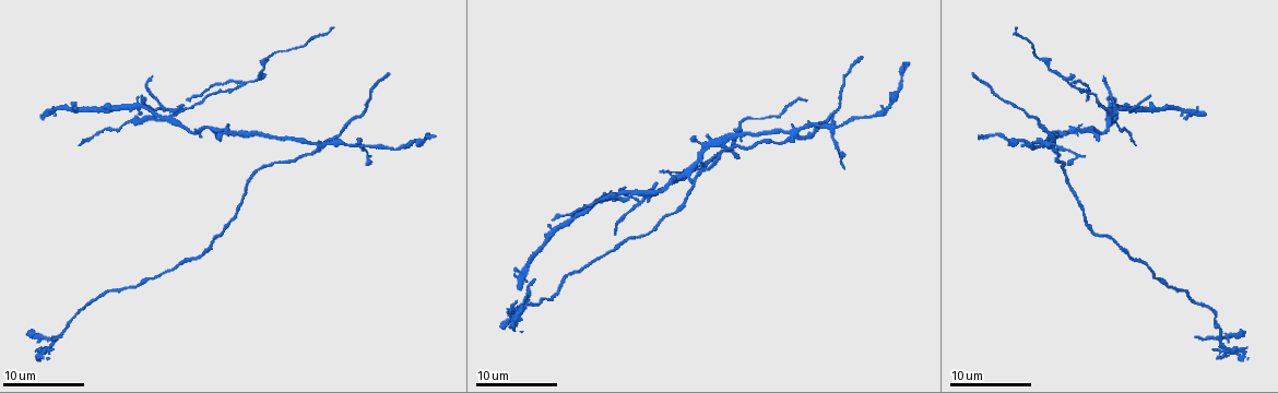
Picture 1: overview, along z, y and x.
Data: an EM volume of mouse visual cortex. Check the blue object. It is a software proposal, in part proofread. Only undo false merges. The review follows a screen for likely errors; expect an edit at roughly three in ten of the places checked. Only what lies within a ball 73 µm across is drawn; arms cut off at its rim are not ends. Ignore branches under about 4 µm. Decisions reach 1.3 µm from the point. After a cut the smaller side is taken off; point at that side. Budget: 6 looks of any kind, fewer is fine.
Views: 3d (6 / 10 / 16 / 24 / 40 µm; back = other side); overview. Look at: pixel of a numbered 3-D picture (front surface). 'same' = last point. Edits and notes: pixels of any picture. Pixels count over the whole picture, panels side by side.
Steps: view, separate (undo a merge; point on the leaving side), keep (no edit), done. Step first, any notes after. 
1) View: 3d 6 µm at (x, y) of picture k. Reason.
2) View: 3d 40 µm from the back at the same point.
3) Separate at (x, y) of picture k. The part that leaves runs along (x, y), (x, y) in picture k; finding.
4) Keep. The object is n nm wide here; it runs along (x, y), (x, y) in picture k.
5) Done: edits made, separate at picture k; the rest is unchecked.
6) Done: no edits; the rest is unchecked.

View: 3d 10 µm at (168, 116) of picture 1. Four or more arms meet.

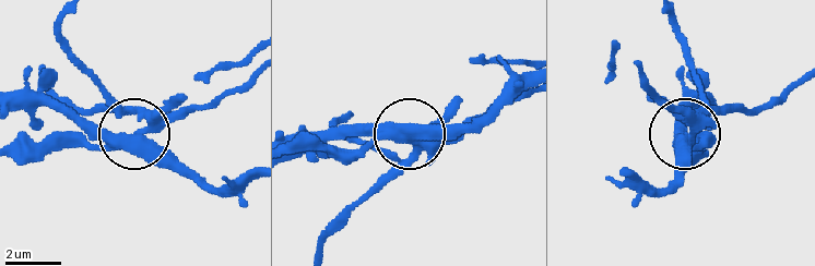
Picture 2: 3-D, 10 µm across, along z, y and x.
Separate at (141, 107) of picture 2. The part that leaves runs along (125, 141), (249, 85) in picture 2; a second neuron is stuck on.

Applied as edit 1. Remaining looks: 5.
View: overview.

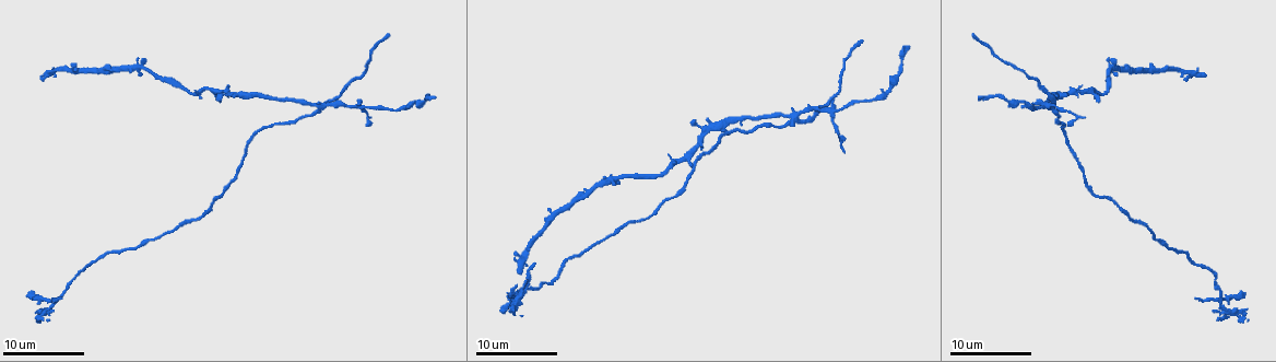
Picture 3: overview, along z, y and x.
View: 3d 10 µm at (834, 116) of picture 3. Four-way junction.

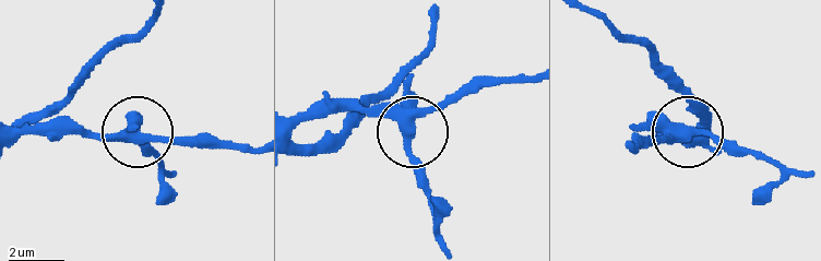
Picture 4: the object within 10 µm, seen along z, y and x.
Separate at (135, 127) of picture 4. The object is 430 nm wide here; a second neuron is stuck on.

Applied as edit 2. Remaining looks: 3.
View: 3d 10 µm at (793, 115) of picture 3.

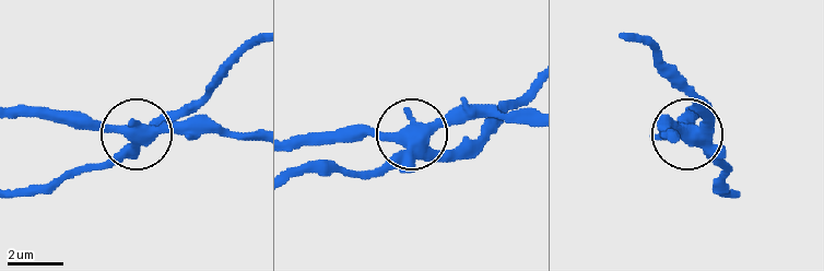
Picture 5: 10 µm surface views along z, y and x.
Separate at (174, 115) of picture 5. Two neurons meet here.

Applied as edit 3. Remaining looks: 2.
Done: edits made, separate at picture 2, separate at picture 4, separate at picture 5; the rest is unchecked.

